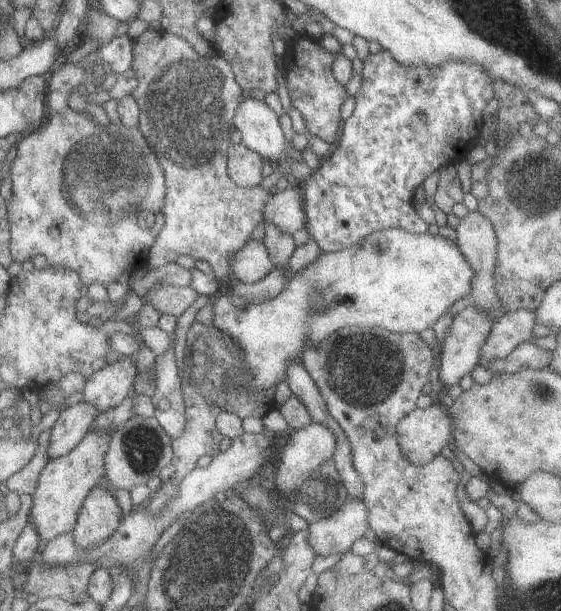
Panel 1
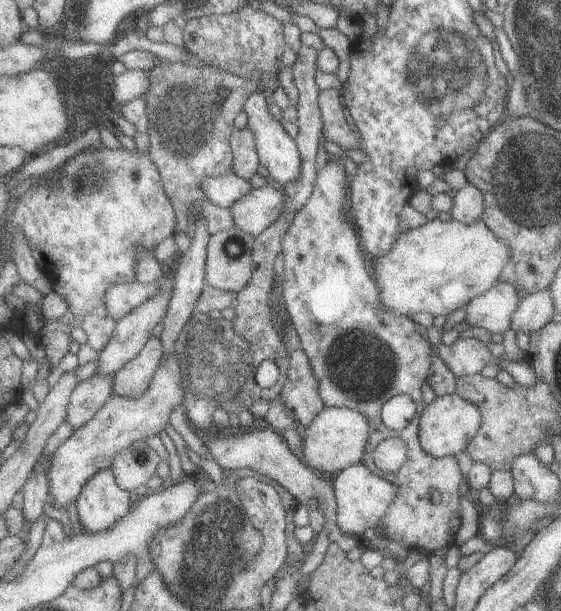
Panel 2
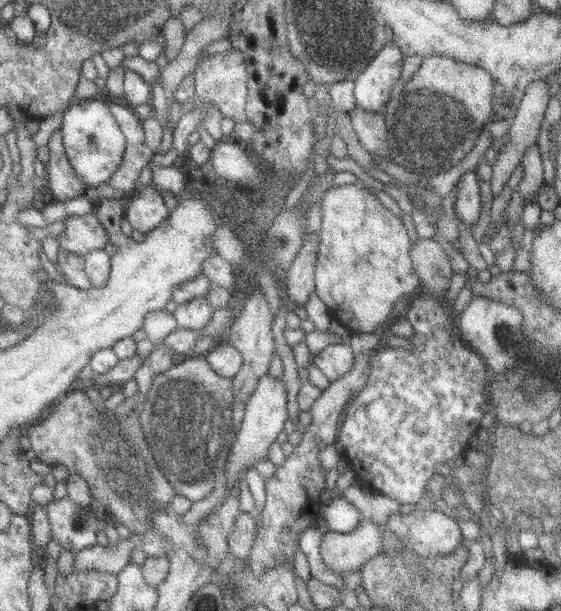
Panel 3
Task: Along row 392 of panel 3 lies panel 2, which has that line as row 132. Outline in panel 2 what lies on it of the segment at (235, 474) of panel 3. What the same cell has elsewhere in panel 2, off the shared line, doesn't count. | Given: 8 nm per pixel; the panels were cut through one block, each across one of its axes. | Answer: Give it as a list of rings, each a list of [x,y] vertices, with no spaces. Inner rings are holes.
[[[262,89],[254,92],[254,96],[250,96],[249,101],[245,104],[245,110],[248,117],[247,126],[254,132],[256,138],[257,154],[261,157],[262,165],[268,171],[269,176],[281,185],[296,180],[300,174],[300,168],[302,168],[296,142],[284,132],[282,124],[268,114],[268,104],[262,96]]]

